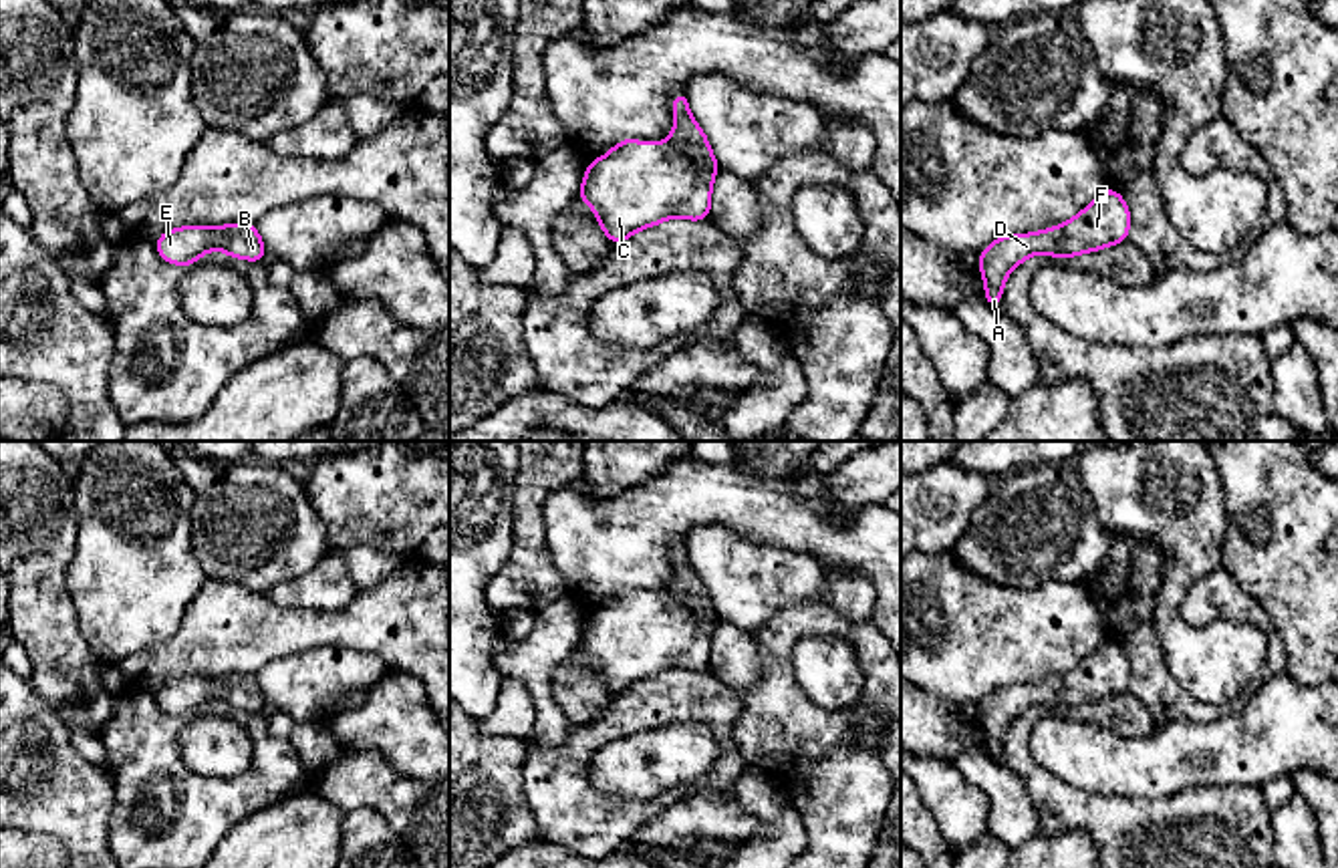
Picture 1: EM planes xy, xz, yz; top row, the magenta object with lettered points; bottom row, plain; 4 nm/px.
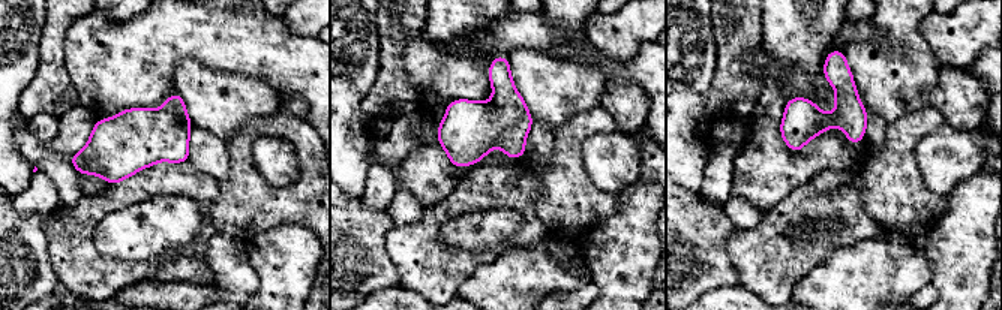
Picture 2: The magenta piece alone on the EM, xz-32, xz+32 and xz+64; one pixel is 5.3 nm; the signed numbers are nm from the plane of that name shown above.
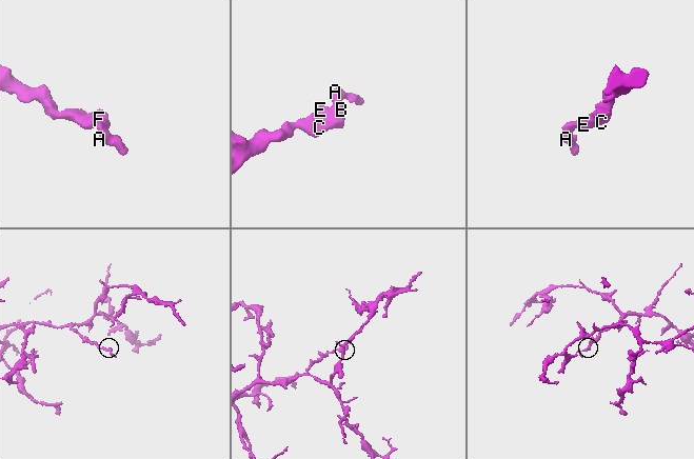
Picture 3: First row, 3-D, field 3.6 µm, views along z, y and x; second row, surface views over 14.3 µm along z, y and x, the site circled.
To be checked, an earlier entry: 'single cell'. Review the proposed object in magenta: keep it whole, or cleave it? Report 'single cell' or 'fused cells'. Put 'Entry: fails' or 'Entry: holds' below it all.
single cell
Entry: holds

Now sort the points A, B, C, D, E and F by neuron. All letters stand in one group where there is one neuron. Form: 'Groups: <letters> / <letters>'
Groups: A B C D E F

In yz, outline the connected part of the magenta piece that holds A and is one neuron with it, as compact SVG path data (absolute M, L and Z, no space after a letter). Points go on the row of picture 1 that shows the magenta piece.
M1106 187L1076 218L1036 234L993 240L979 256L985 284L983 300L997 310L1008 274L1034 254L1072 258L1128 240L1130 211L1120 193Z

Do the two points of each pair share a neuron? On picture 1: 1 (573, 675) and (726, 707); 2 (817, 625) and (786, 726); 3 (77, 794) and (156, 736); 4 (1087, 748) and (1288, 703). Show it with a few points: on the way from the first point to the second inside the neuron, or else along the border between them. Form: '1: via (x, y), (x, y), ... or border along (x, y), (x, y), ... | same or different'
1: border along (615, 697), (595, 719), (573, 724) | different
2: via (788, 637), (778, 647), (778, 697) | same
3: border along (107, 770), (113, 782), (111, 816) | different
4: via (1141, 756), (1175, 756), (1197, 746), (1248, 748) | same

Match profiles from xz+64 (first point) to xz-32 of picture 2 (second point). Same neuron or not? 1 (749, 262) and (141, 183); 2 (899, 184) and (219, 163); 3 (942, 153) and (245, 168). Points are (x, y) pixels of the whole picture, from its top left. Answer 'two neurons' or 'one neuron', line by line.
1: one neuron
2: two neurons
3: two neurons

